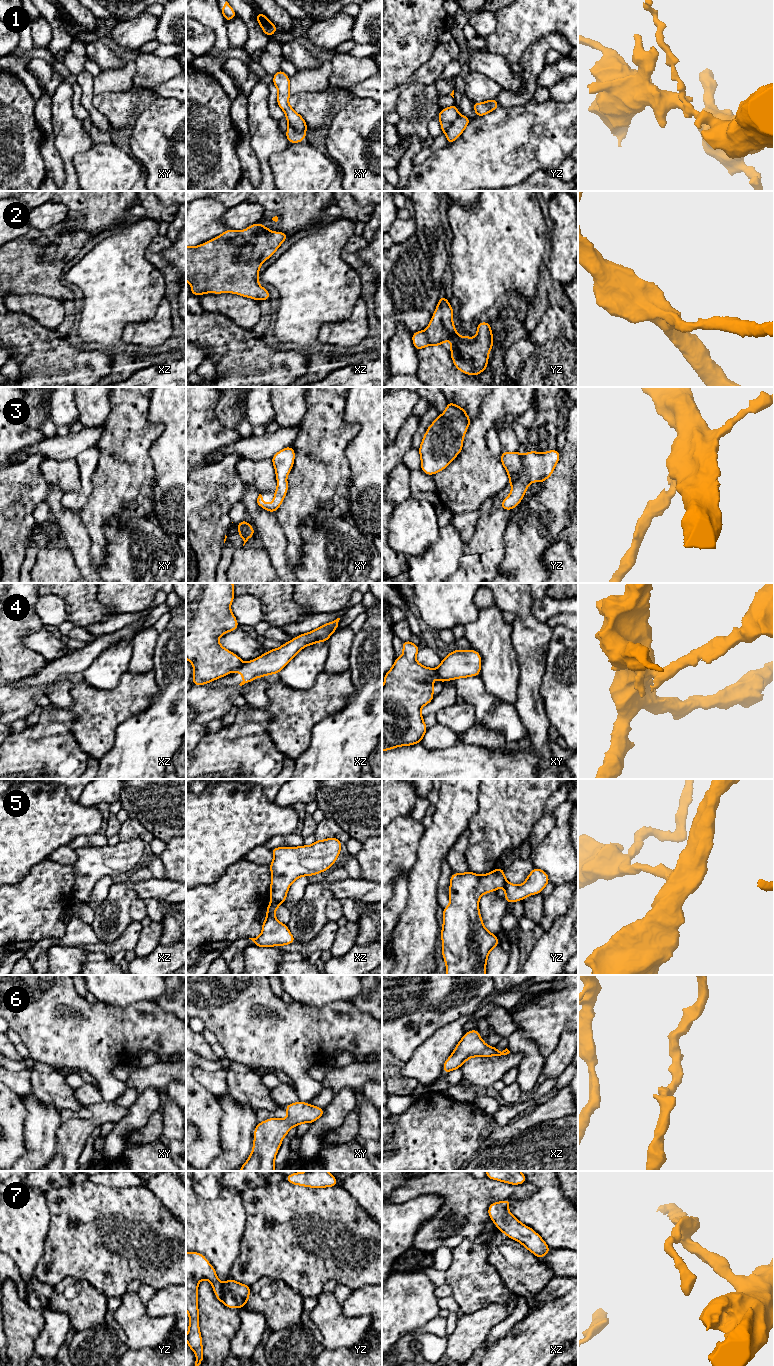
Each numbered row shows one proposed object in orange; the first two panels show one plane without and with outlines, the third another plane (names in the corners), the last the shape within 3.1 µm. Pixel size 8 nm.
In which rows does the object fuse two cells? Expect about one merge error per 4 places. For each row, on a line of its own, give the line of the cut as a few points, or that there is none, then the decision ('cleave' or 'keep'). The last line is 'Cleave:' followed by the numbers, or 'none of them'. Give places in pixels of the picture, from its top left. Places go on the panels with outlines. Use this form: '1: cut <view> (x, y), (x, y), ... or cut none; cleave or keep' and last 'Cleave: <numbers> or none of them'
1: cut yz (458, 114), (446, 133); cleave
2: cut none; keep
3: cut none; keep
4: cut xz (243, 664), (235, 670); cleave
5: cut xz (271, 899), (281, 903); cleave
6: cut none; keep
7: cut none; keep
Cleave: 1, 4, 5

